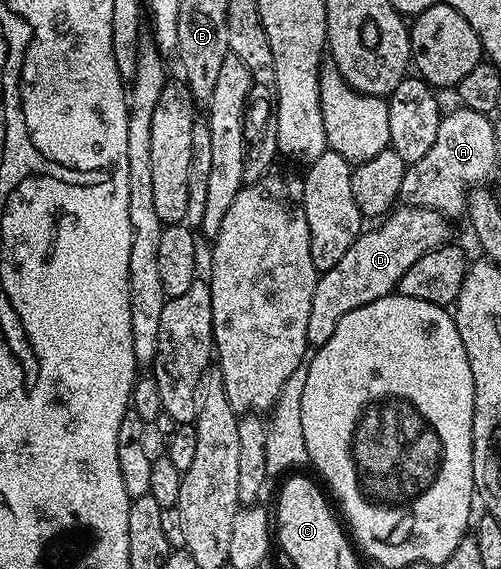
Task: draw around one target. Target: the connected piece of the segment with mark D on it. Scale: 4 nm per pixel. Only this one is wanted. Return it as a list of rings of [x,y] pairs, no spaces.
[[[424,207],[395,208],[379,225],[382,225],[379,229],[367,228],[359,233],[352,247],[344,251],[340,263],[319,276],[312,295],[312,312],[308,314],[308,342],[311,346],[328,343],[332,331],[336,331],[336,323],[340,323],[348,311],[356,311],[356,307],[364,307],[364,303],[391,296],[404,271],[408,271],[416,259],[451,240],[451,222],[442,214]]]

